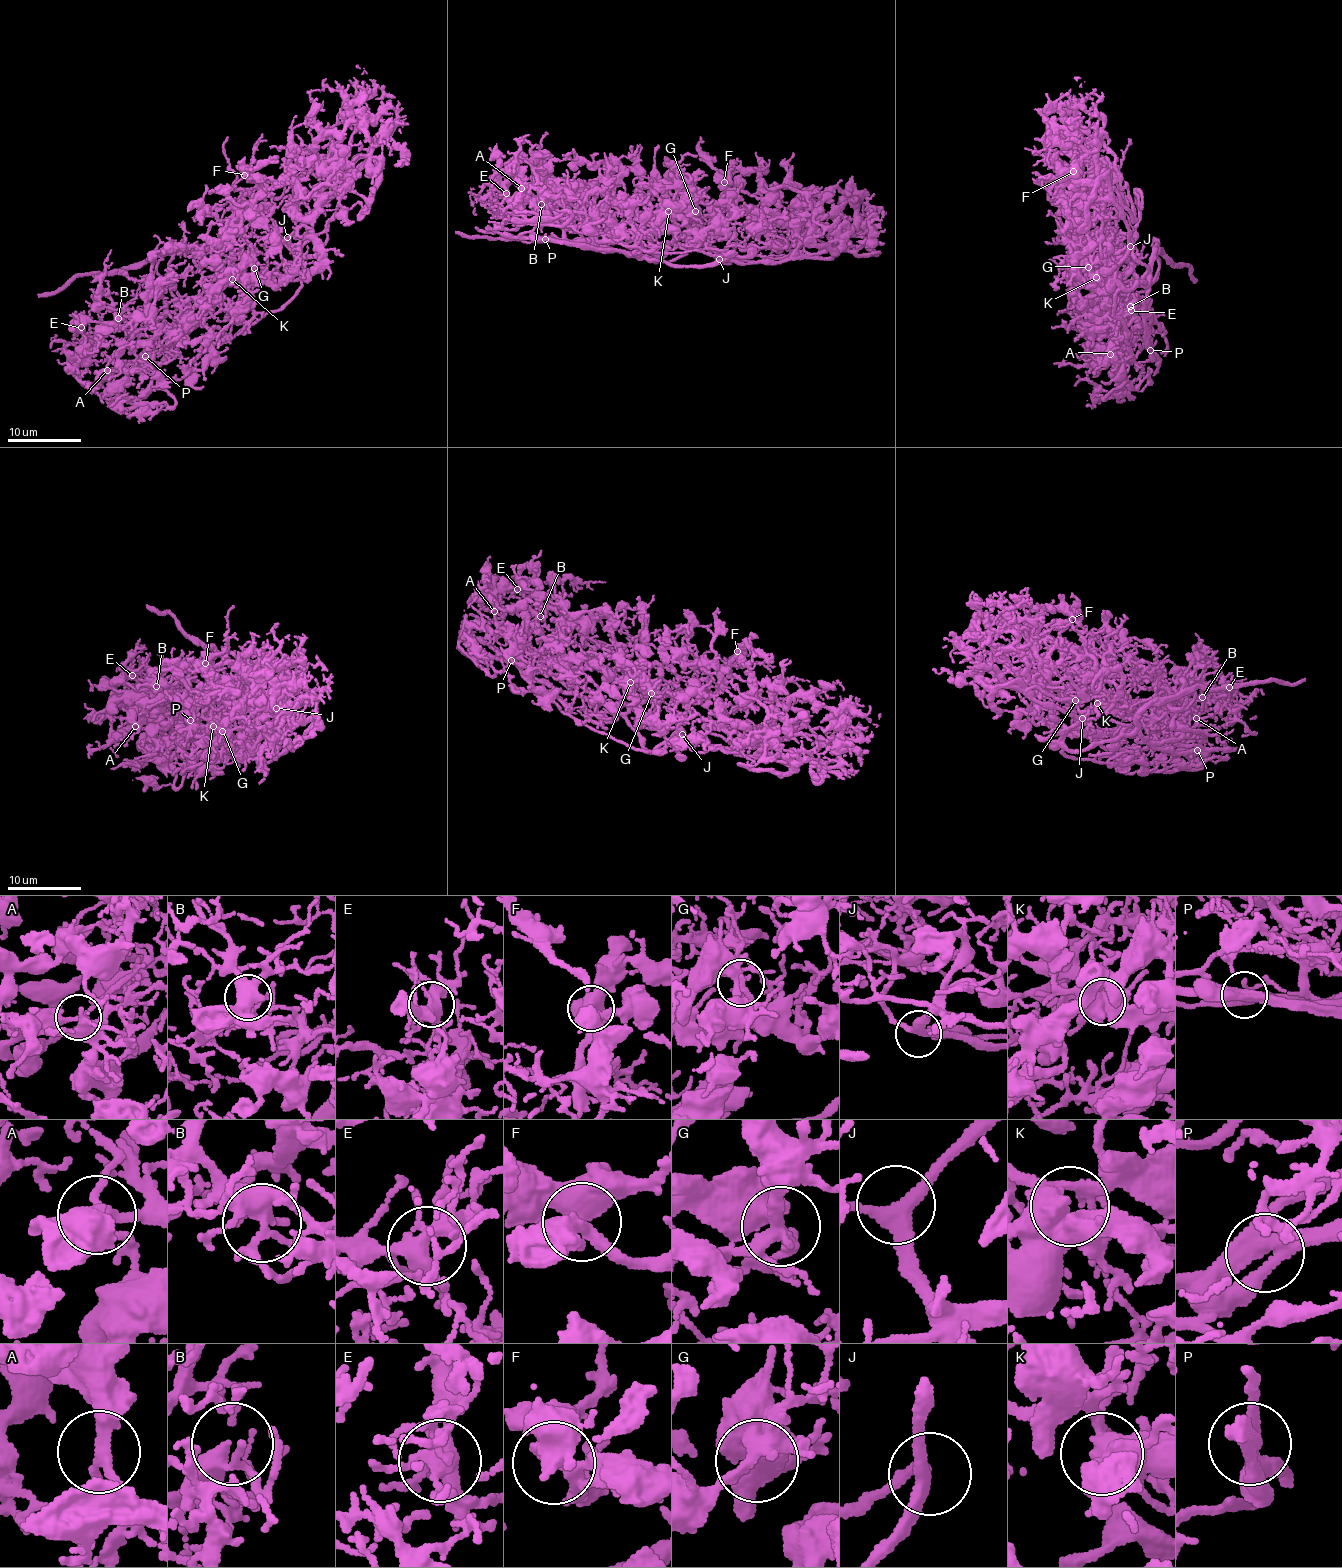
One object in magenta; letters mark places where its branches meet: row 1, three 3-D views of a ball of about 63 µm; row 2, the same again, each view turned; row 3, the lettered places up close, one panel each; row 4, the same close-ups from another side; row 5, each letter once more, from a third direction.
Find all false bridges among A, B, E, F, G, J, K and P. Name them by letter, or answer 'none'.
none

